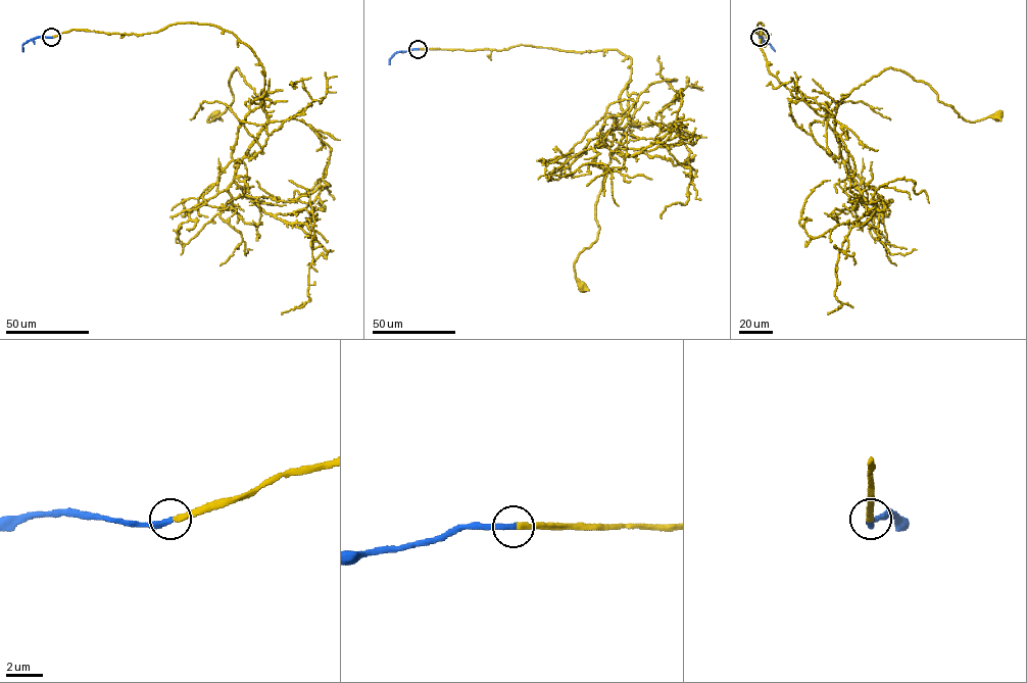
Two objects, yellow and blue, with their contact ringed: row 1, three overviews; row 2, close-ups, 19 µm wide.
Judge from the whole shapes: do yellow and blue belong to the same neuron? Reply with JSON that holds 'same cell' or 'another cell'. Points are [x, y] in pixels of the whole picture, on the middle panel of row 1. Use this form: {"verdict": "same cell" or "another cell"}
{"verdict": "same cell"}

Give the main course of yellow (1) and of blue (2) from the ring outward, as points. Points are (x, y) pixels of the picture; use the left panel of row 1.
1: (51, 37), (231, 32), (261, 64), (253, 102), (267, 118), (237, 67), (215, 115)
2: (51, 37), (29, 40), (22, 45), (22, 51)

